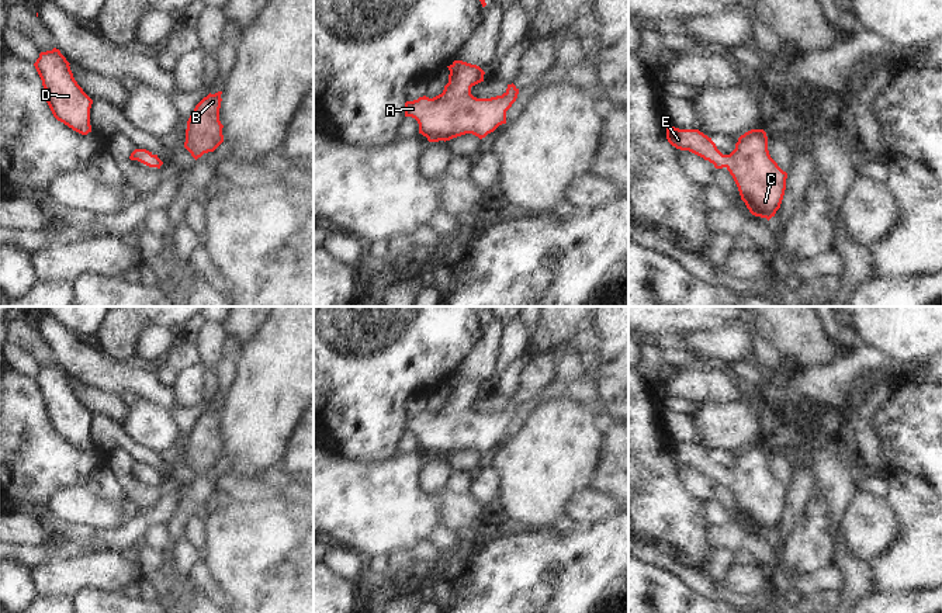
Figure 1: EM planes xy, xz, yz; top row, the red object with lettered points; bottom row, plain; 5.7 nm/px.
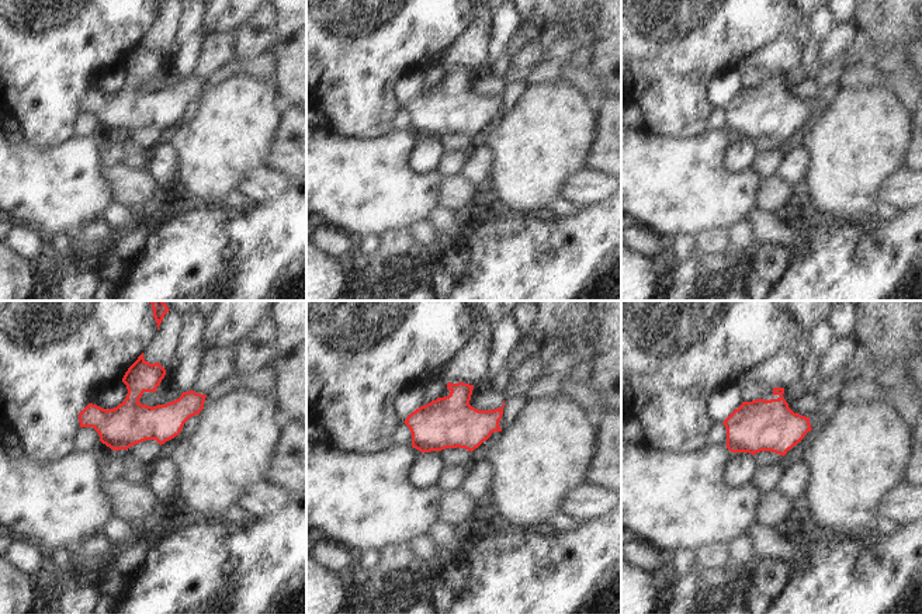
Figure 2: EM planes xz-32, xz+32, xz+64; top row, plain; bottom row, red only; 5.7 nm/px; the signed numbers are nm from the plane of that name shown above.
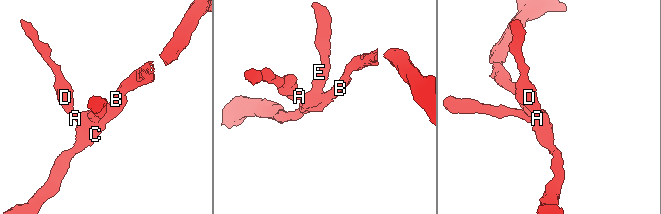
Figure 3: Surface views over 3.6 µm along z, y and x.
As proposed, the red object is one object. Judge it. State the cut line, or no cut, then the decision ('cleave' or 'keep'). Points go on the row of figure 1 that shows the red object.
no cut | keep

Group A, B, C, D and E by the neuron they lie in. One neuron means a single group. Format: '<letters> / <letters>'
A B C D E

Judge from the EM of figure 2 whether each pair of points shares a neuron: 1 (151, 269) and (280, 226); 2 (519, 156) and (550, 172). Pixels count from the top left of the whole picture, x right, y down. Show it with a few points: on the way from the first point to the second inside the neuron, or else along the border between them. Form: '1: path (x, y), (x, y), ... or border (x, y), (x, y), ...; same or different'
1: path (183, 269), (200, 263), (228, 235), (248, 235); same
2: path (526, 156), (534, 156), (543, 165); same

